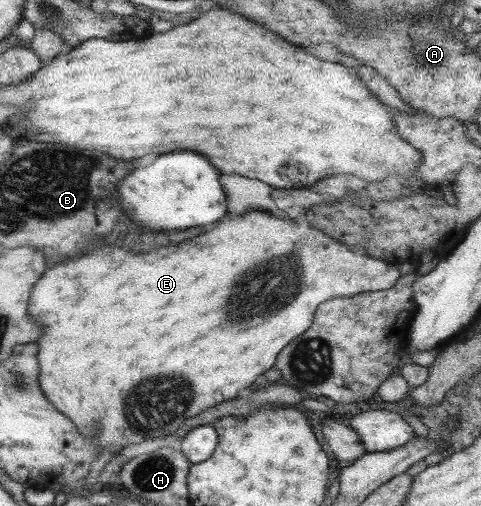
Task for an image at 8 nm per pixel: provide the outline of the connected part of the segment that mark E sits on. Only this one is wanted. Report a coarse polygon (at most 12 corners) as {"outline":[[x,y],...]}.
{"outline":[[249,210],[43,273],[43,397],[141,448],[397,266]]}

